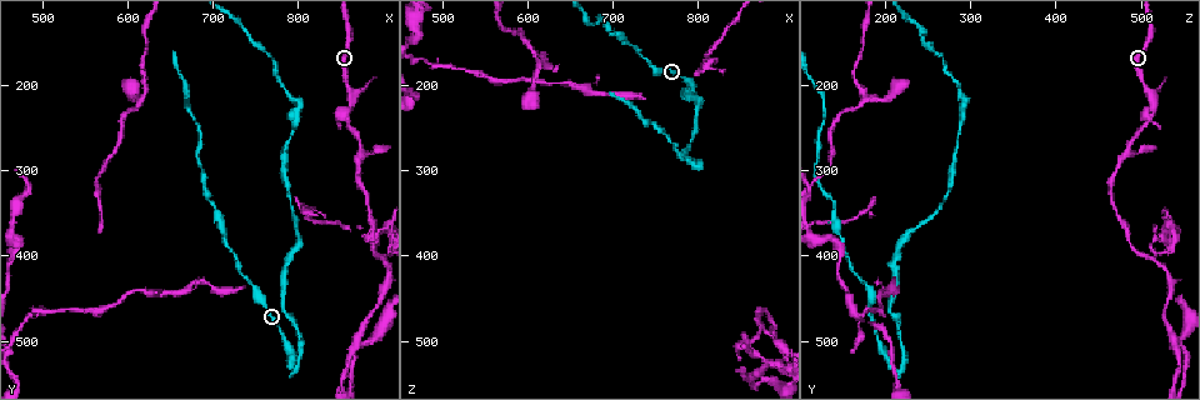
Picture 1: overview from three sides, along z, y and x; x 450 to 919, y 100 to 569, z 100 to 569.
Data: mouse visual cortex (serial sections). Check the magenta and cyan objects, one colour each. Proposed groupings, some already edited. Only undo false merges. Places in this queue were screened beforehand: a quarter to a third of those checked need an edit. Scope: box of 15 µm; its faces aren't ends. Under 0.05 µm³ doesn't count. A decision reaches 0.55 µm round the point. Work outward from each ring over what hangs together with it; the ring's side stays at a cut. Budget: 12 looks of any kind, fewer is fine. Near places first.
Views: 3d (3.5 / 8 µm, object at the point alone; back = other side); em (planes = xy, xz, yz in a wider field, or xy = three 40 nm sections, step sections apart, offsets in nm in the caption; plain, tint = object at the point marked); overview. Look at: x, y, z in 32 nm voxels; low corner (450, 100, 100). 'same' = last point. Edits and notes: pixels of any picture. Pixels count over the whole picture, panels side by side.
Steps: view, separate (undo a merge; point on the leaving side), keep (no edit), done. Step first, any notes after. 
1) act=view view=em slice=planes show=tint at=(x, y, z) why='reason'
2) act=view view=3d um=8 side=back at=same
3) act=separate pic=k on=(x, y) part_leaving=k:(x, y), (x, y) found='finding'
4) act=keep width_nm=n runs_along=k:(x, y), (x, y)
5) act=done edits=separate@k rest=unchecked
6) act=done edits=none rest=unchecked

act=view view=3d um=3.5 side=back at=(865, 230, 515) why='a fork'

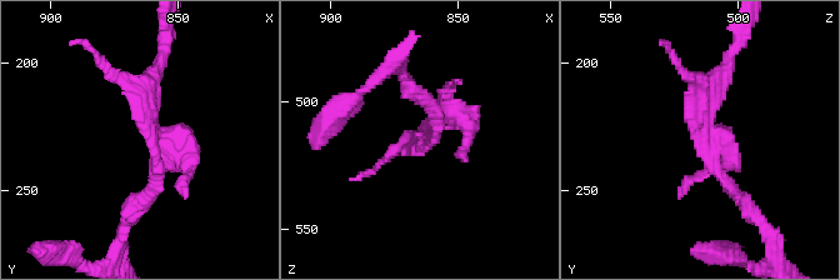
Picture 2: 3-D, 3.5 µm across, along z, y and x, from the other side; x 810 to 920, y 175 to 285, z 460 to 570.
act=view view=em slice=xy step=5 show=tint at=(861, 224, 515)

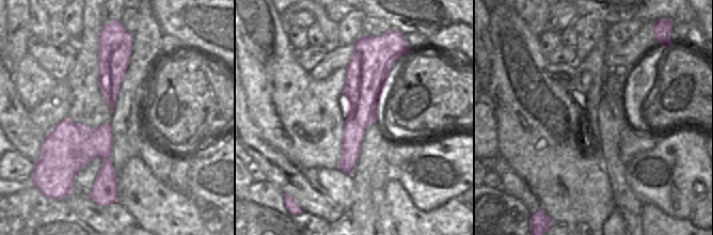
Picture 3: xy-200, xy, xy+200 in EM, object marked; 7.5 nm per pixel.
act=separate pic=2 on=(184, 183) border=3:(108, 156), (103, 159) found='two cells meet here'

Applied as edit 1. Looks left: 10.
act=view view=overview

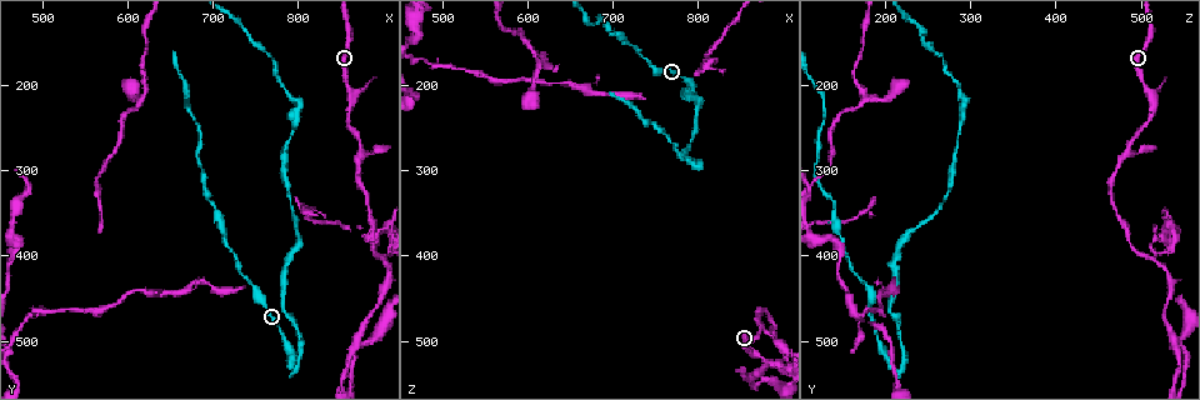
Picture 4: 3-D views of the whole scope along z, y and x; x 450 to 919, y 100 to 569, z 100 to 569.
act=view view=3d um=3.5 at=(790, 535, 210) why='sharp bend'

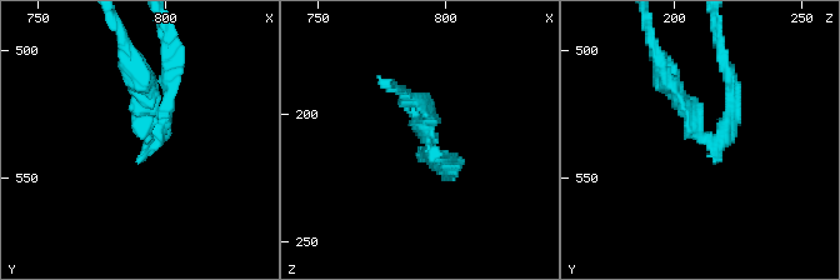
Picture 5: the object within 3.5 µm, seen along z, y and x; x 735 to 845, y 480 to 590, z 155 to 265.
act=view view=em slice=xy step=3 show=tint at=(795, 533, 213) arm_widths_nm=150,250 why='need the tissue'

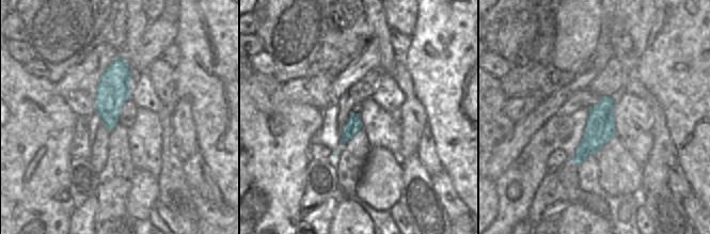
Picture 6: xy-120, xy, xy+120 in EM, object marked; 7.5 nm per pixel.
act=separate pic=5 on=(168, 99) width_nm=120 part_leaving=5:(154, 138), (170, 106), (170, 38) found='two cells meet here'

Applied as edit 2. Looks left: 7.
act=view view=3d um=8 side=back at=(875, 280, 485) why='side arm on a straight run'

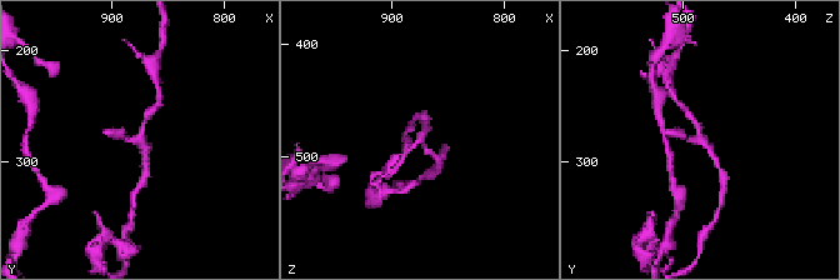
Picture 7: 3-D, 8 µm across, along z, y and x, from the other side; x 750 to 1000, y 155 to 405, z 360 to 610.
act=view view=3d um=3.5 at=(872, 276, 486) why='zoom in'

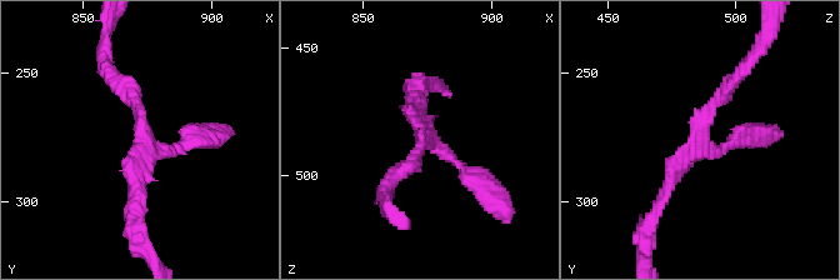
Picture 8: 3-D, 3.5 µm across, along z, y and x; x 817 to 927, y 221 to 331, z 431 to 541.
act=view view=em slice=xy step=1 show=tint at=(873, 278, 484) arms=3 arm_widths_nm=150,200,200 why='need the tissue'

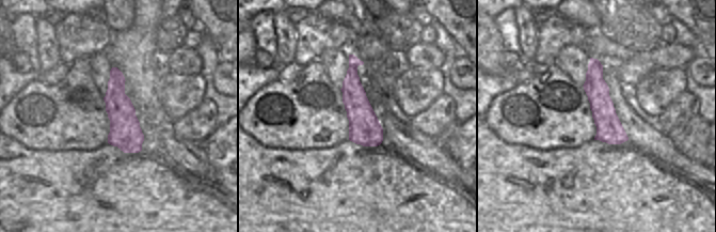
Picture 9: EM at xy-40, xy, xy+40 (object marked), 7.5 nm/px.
act=keep runs_along=9:(351, 57), (353, 96), (375, 143) found='all the same cell'

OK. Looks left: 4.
act=view view=3d um=3.5 at=(900, 400, 515) why='four arms meet'

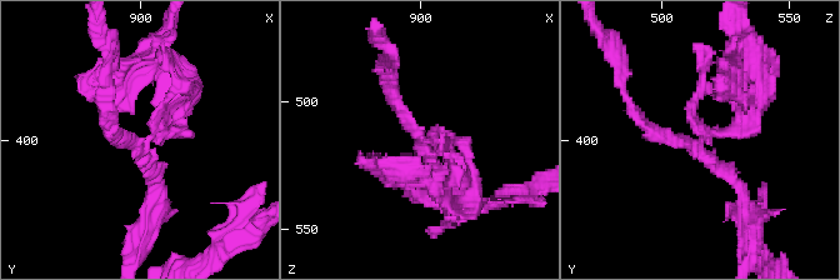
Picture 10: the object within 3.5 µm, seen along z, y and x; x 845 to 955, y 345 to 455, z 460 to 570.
act=separate pic=10 on=(173, 115) arms=4 part_leaving=10:(149, 138), (184, 103), (164, 69) found='a second cell is stuck on'

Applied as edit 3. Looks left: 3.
act=view view=3d um=8 side=back at=(870, 505, 535) why='three arms meet'

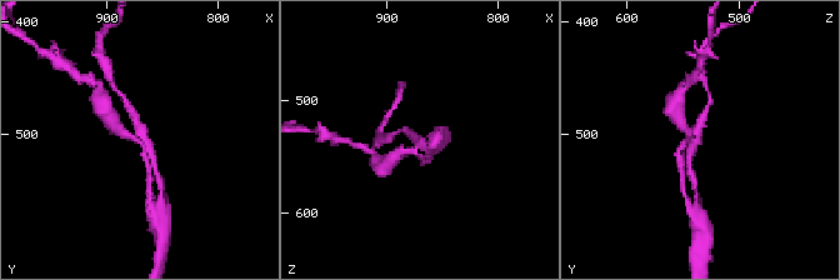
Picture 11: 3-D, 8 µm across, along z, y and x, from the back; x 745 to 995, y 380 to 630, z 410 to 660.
act=view view=3d um=3.5 at=(868, 500, 538)

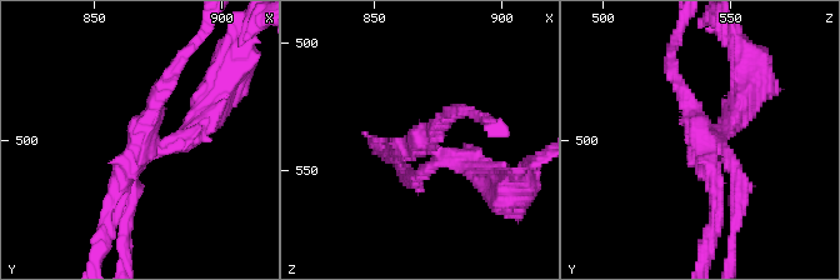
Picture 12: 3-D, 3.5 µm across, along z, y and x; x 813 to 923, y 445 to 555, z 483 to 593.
act=view view=em slice=xy step=3 show=tint at=(867, 502, 540)

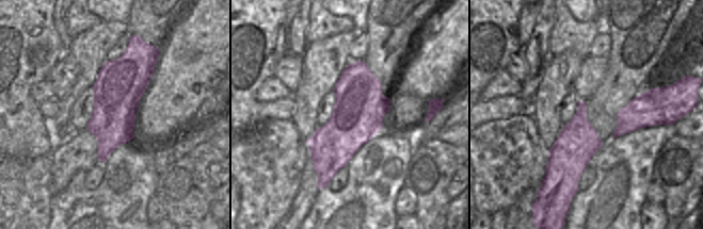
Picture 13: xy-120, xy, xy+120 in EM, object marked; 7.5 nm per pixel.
act=separate pic=12 on=(136, 191) part_leaving=12:(158, 146), (204, 124), (231, 66) found='a second cell is stuck on'

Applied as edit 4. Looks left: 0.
act=done edits=separate@2,separate@5,separate@10,separate@12 rest=unchecked

